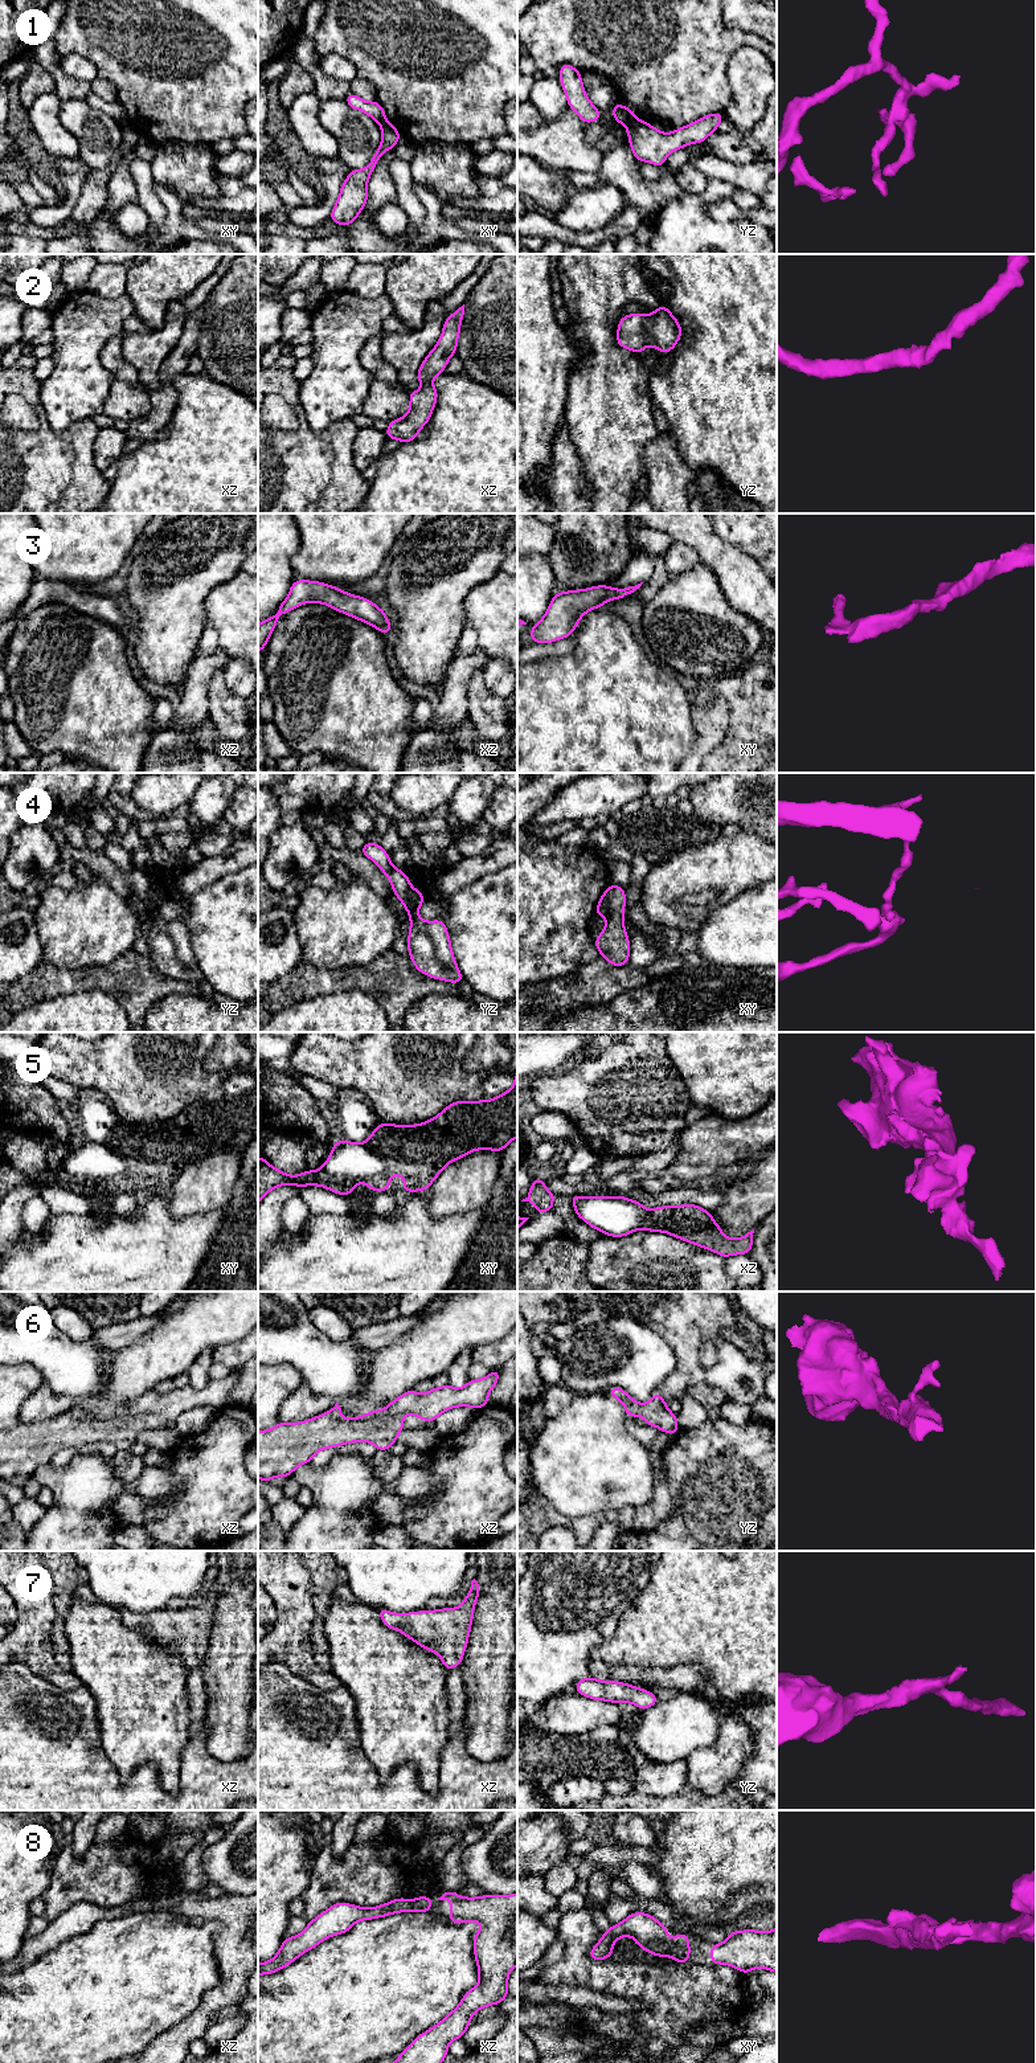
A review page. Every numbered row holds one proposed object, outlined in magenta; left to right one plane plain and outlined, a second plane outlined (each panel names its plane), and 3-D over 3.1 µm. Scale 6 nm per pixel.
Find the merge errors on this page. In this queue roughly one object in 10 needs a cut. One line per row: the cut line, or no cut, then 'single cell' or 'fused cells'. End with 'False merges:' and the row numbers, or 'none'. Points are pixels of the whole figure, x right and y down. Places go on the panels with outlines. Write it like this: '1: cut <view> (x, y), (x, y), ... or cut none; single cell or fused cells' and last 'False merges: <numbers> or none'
1: cut yz (635, 117), (625, 125); fused cells
2: cut none; single cell
3: cut none; single cell
4: cut yz (410, 887), (409, 916); fused cells
5: cut none; single cell
6: cut none; single cell
7: cut none; single cell
8: cut none; single cell
False merges: 1, 4

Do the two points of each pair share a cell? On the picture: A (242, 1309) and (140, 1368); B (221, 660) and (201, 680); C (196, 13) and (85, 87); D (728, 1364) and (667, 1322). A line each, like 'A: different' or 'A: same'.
A: same
B: same
C: different
D: same

